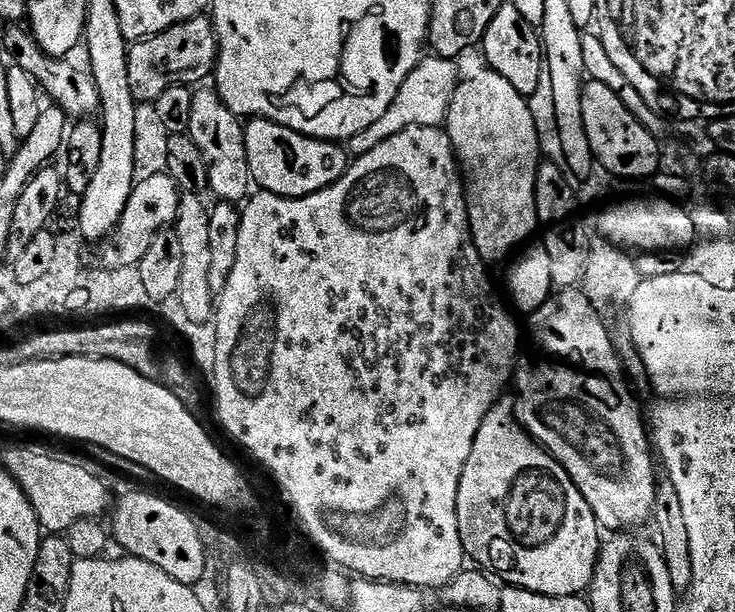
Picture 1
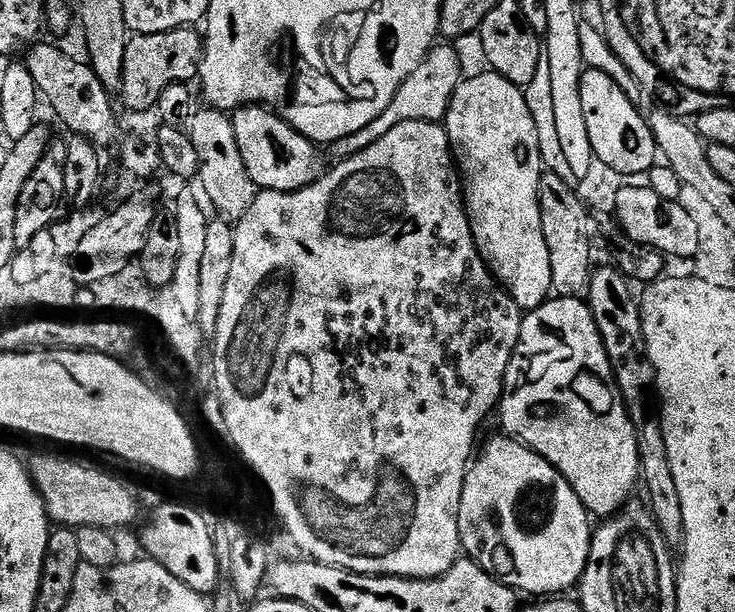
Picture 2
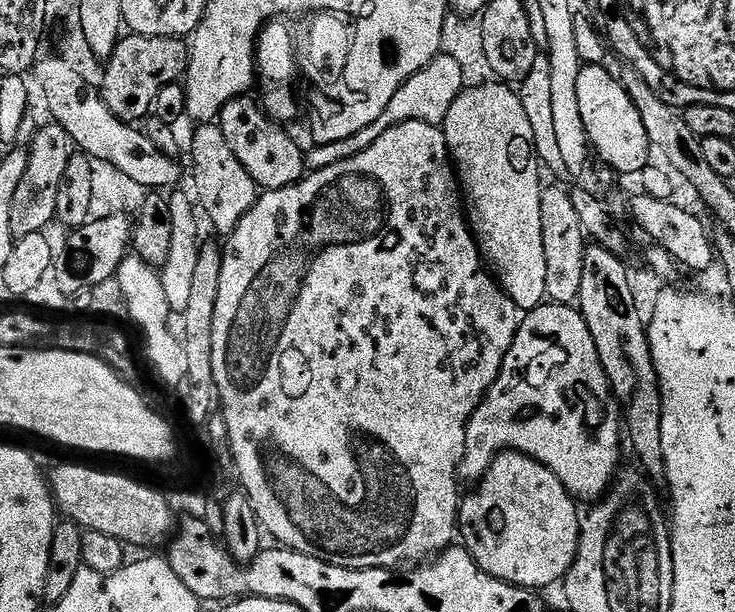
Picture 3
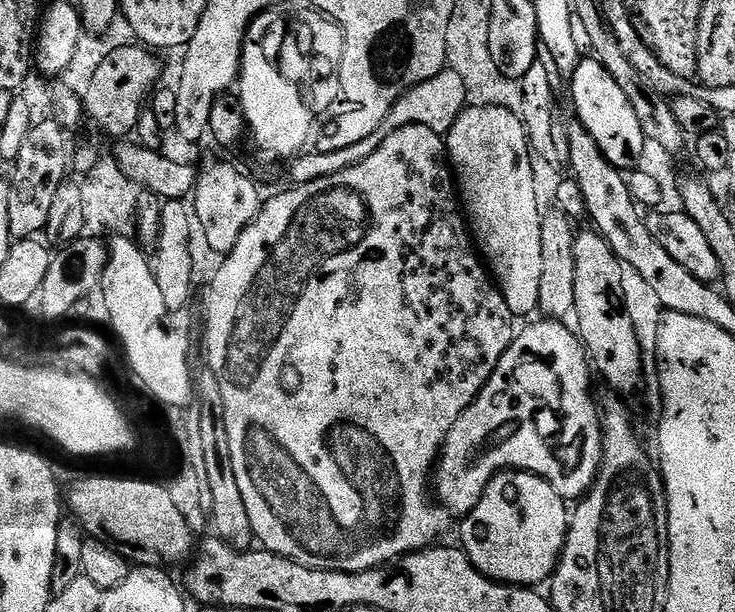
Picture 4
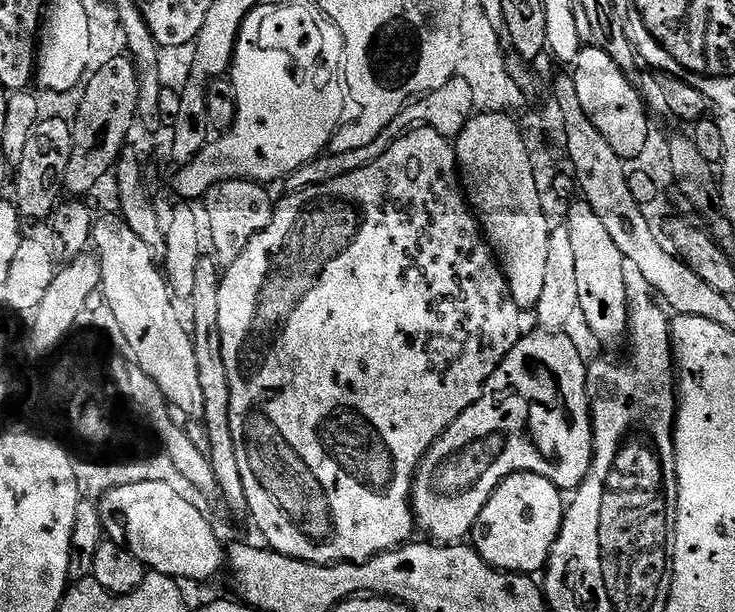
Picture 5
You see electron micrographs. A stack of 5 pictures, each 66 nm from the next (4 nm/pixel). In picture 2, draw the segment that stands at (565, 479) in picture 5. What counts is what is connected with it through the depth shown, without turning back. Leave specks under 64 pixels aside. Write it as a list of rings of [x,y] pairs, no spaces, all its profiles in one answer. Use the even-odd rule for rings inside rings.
[[[574,296],[549,298],[544,301],[542,306],[538,306],[533,312],[527,313],[524,316],[524,321],[520,327],[518,346],[514,350],[514,354],[510,358],[510,366],[506,370],[504,393],[500,395],[498,405],[499,416],[500,424],[504,427],[501,428],[503,435],[510,436],[528,448],[532,448],[539,456],[546,458],[546,462],[550,462],[550,466],[557,468],[562,474],[562,478],[566,478],[566,482],[570,482],[574,494],[578,494],[578,498],[584,503],[584,509],[593,517],[600,516],[599,518],[607,518],[615,516],[622,506],[627,505],[633,499],[632,491],[638,488],[638,481],[640,480],[638,438],[636,437],[632,420],[628,417],[624,400],[620,396],[620,390],[616,387],[616,375],[612,373],[610,358],[606,354],[606,346],[602,342],[598,326],[594,322],[594,314],[583,299]]]

